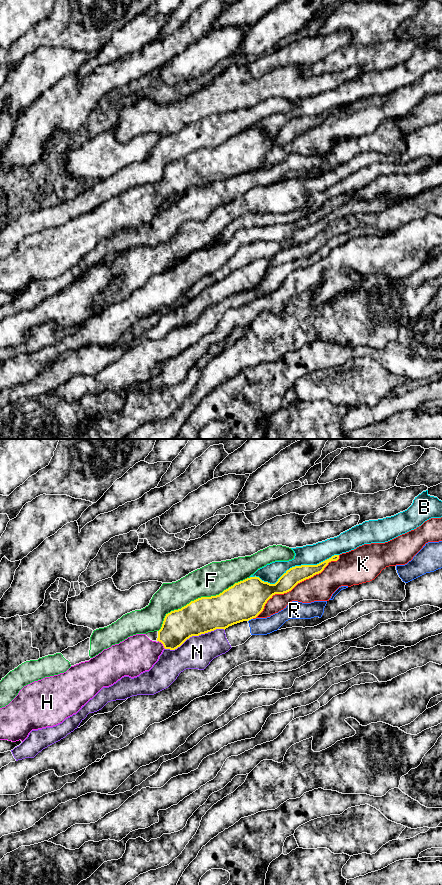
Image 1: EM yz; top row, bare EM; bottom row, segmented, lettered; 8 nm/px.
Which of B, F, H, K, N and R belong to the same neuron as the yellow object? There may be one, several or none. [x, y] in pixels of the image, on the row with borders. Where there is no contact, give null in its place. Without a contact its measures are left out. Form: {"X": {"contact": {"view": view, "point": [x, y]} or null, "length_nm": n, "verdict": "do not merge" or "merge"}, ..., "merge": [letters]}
{"B": {"contact": {"view": "yz", "point": [293, 567]}, "length_nm": 750, "verdict": "do not merge"}, "F": {"contact": {"view": "yz", "point": [199, 598]}, "length_nm": 850, "verdict": "do not merge"}, "H": {"contact": {"view": "yz", "point": [162, 643]}, "length_nm": 90, "verdict": "merge"}, "K": {"contact": {"view": "yz", "point": [295, 585]}, "length_nm": 850, "verdict": "do not merge"}, "N": {"contact": {"view": "yz", "point": [194, 635]}, "length_nm": 500, "verdict": "do not merge"}, "R": {"contact": {"view": "yz", "point": [250, 619]}, "length_nm": 50, "verdict": "do not merge"}, "merge": ["H"]}

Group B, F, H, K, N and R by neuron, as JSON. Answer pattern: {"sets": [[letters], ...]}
{"sets": [["B"], ["F"], ["H"], ["K"], ["N", "R"]]}

